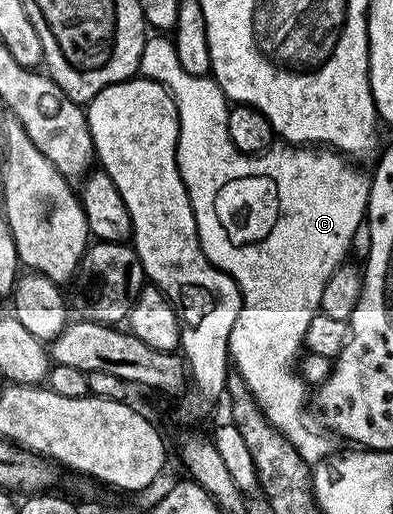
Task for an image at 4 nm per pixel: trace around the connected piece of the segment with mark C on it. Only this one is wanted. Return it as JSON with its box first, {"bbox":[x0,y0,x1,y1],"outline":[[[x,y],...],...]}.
{"bbox":[139,33,369,465],"outline":[[[160,33],[153,36],[153,39],[152,36],[145,38],[139,74],[161,83],[176,102],[180,122],[176,164],[194,209],[200,244],[208,260],[238,285],[244,302],[238,321],[234,321],[234,329],[230,329],[228,353],[231,366],[252,391],[254,401],[268,419],[268,424],[286,436],[305,463],[315,465],[329,454],[329,436],[315,426],[312,428],[304,416],[306,384],[300,377],[298,356],[304,347],[306,329],[320,311],[322,289],[326,289],[326,281],[330,281],[336,268],[345,262],[344,254],[356,230],[359,227],[361,230],[365,222],[369,176],[363,175],[355,162],[331,149],[313,149],[308,145],[273,145],[259,155],[248,155],[238,150],[234,141],[230,141],[228,132],[230,100],[224,96],[215,79],[211,74],[186,73],[178,61],[175,42]]]}

